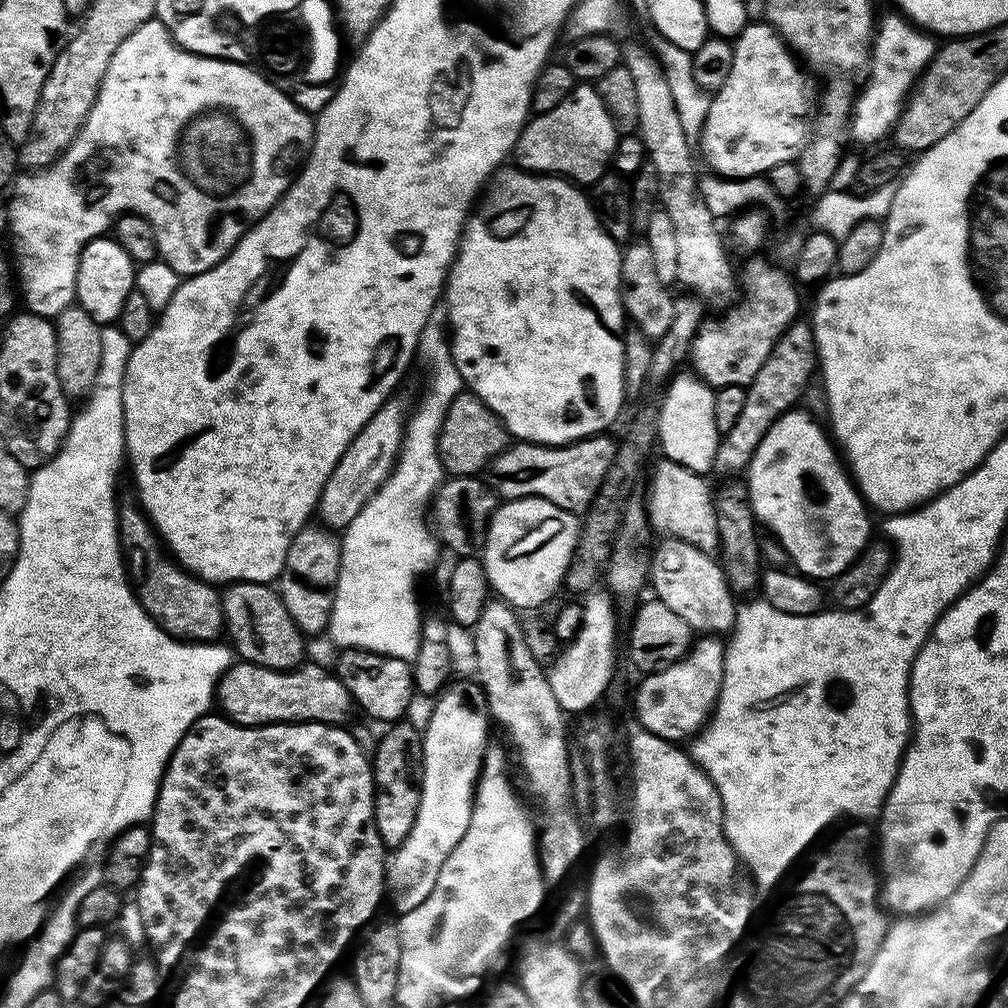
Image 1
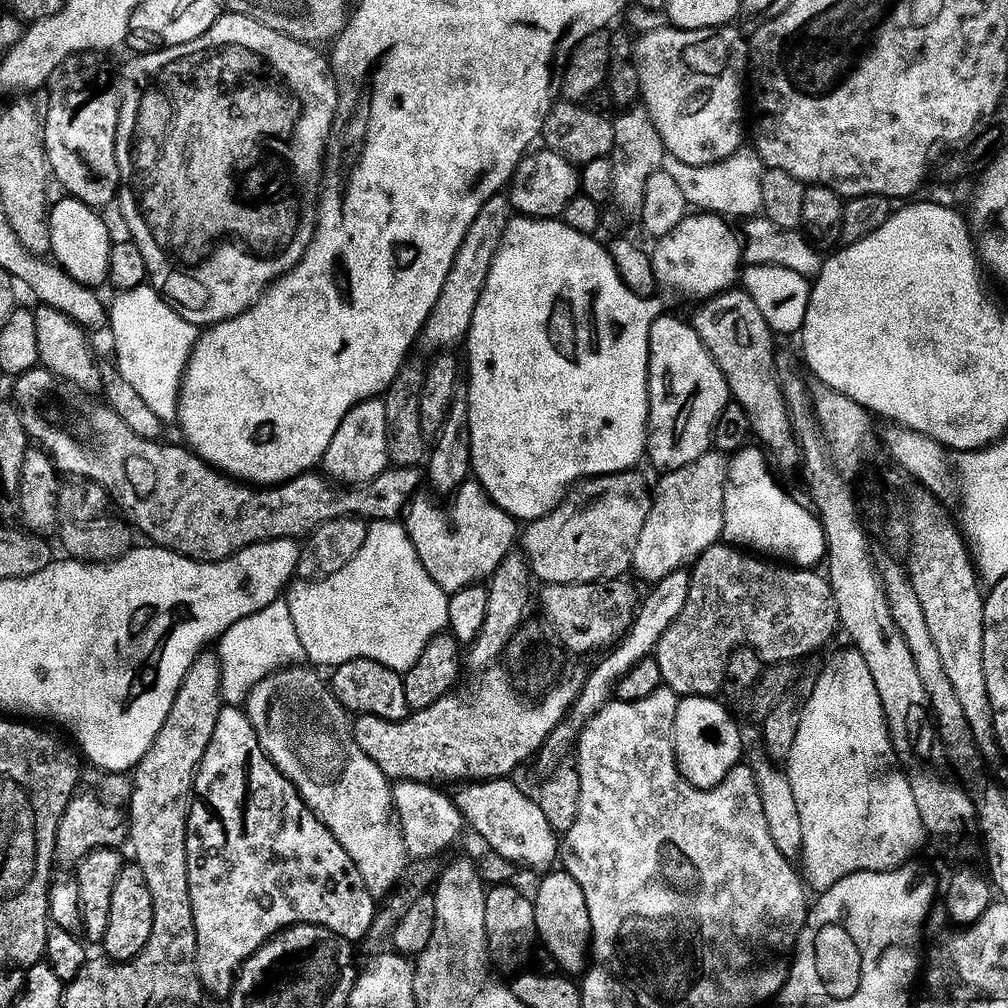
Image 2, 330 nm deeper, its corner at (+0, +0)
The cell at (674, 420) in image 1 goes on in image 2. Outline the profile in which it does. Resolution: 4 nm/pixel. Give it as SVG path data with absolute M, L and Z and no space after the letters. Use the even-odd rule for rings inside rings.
M667 314L657 316L648 335L647 459L652 459L653 466L664 472L672 472L675 468L694 462L694 458L713 447L715 424L729 401L726 378L722 378L722 370L718 370L714 358L692 329L691 323L687 319L679 320L678 317Z

